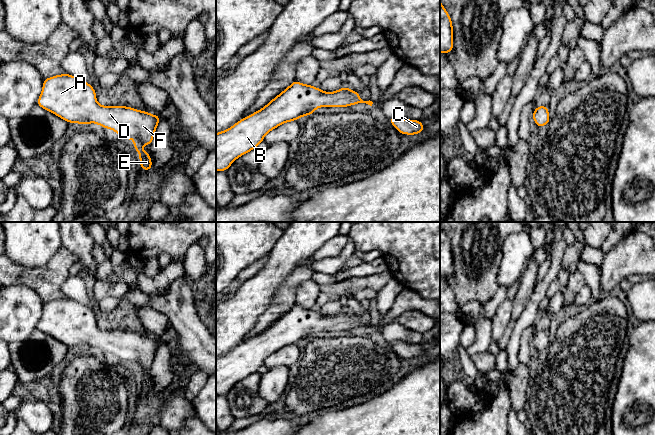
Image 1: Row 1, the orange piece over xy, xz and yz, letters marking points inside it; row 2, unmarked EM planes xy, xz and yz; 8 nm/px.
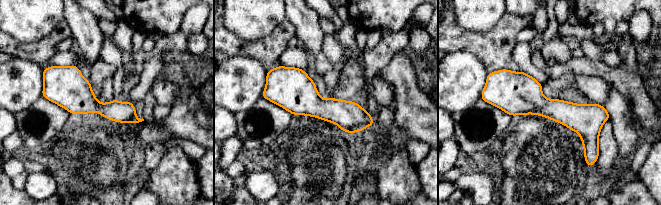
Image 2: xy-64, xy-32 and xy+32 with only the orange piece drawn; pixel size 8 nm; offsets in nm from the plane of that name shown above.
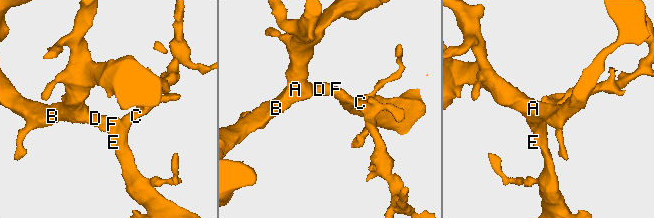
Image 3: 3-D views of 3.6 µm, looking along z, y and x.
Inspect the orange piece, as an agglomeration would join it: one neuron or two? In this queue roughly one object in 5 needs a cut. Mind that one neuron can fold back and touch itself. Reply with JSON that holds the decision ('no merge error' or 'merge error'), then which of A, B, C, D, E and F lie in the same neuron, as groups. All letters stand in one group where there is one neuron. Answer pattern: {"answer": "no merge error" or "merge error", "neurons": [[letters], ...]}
{"answer": "no merge error", "neurons": [["A", "B", "C", "D", "E", "F"]]}

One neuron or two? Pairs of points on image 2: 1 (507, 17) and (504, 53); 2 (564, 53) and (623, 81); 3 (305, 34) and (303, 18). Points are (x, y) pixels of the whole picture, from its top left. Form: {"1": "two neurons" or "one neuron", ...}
{"1": "one neuron", "2": "two neurons", "3": "one neuron"}

